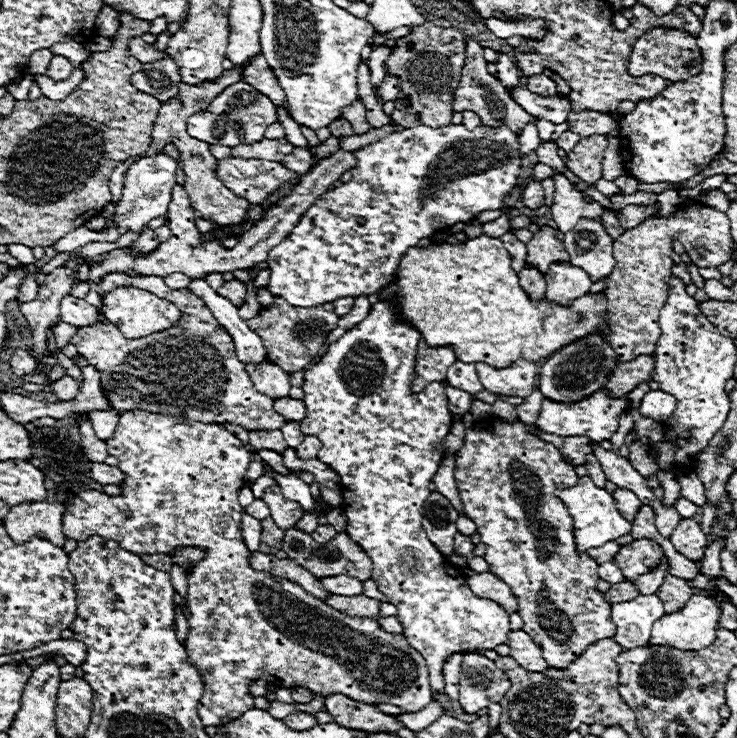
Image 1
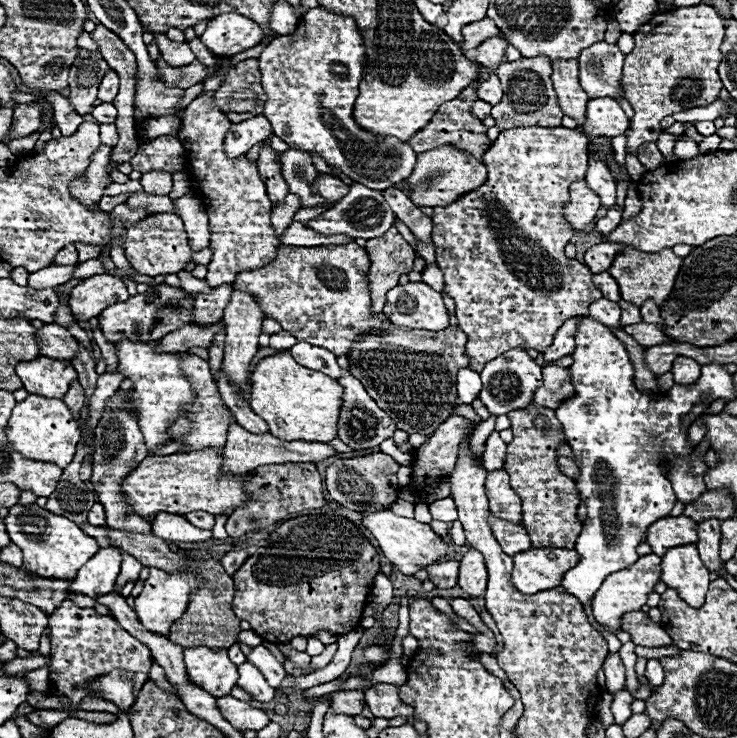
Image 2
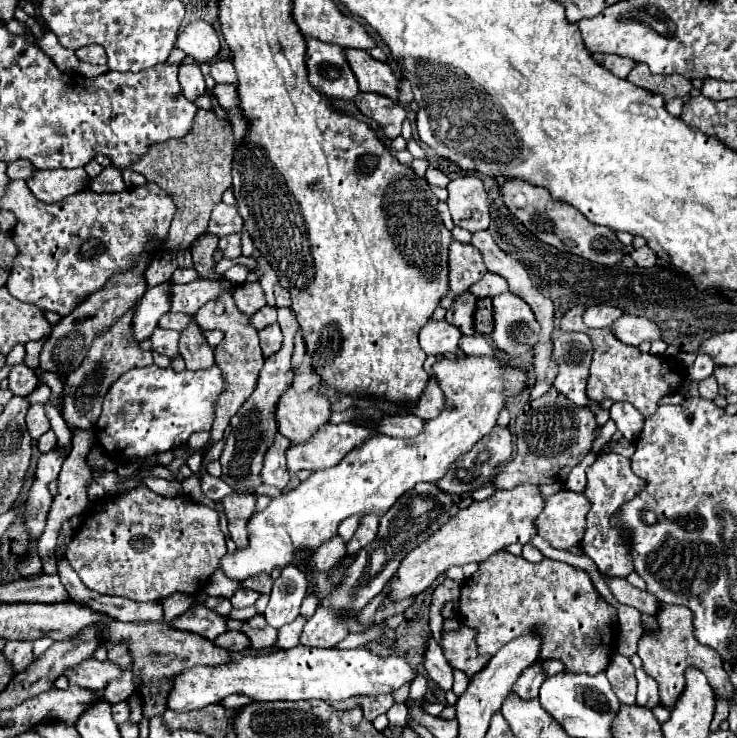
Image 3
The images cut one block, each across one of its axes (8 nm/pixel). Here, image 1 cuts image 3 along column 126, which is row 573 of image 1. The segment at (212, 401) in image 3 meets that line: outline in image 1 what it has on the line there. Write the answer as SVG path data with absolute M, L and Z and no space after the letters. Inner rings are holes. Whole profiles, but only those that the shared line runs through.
M380 300L372 306L366 320L346 332L340 340L328 344L326 354L306 370L304 376L306 418L300 422L300 430L304 436L316 436L322 442L318 460L328 464L340 476L340 492L344 500L342 512L348 520L346 534L370 556L372 580L378 590L398 606L396 618L404 628L404 636L410 640L412 648L422 652L430 670L432 692L442 694L442 664L446 662L446 656L480 648L494 650L498 644L506 642L510 622L508 612L500 604L472 594L466 580L448 560L444 560L442 552L438 552L422 528L420 510L430 494L428 482L436 474L444 456L444 446L438 444L448 434L454 418L448 410L448 398L442 384L432 382L424 392L410 392L410 384L416 378L416 348L422 338L410 328L414 326L402 320L400 312L388 300ZM382 340L388 340L394 348L384 352Z

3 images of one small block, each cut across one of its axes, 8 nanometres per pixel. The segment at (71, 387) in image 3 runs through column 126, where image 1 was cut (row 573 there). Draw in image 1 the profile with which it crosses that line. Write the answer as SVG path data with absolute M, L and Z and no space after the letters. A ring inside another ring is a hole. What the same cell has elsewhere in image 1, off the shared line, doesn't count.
M292 528L290 532L286 532L282 546L290 560L296 560L296 564L300 564L302 568L306 568L308 572L312 572L318 578L338 576L338 574L358 578L362 582L370 578L370 558L366 556L366 552L362 552L362 548L358 548L358 544L354 544L354 540L350 540L350 536L346 536L346 532L336 534L334 540L330 540L326 544L318 544L312 540L310 534Z

